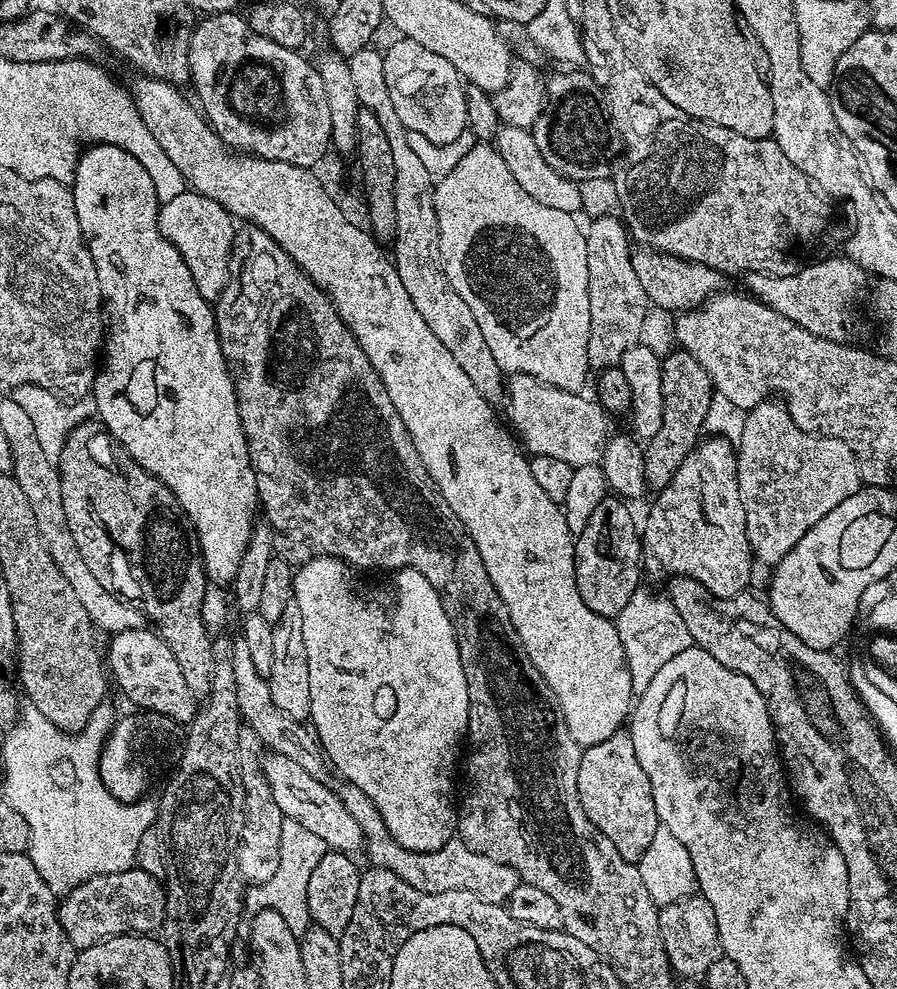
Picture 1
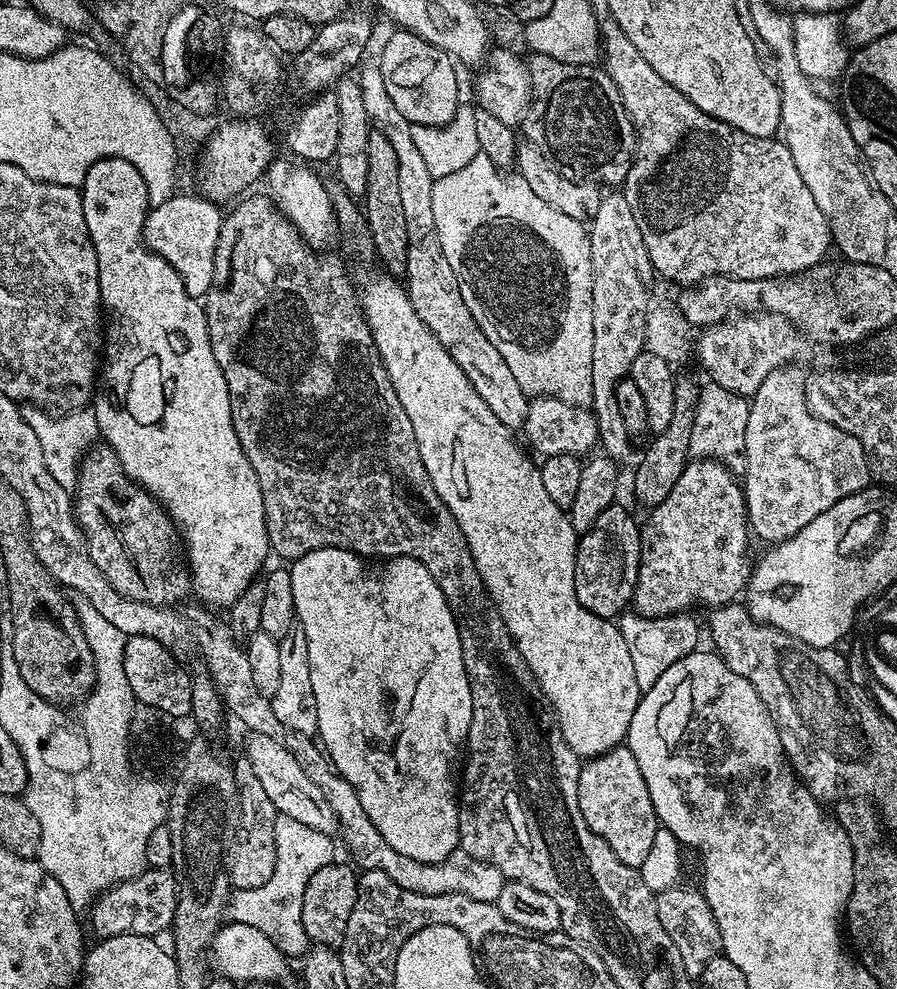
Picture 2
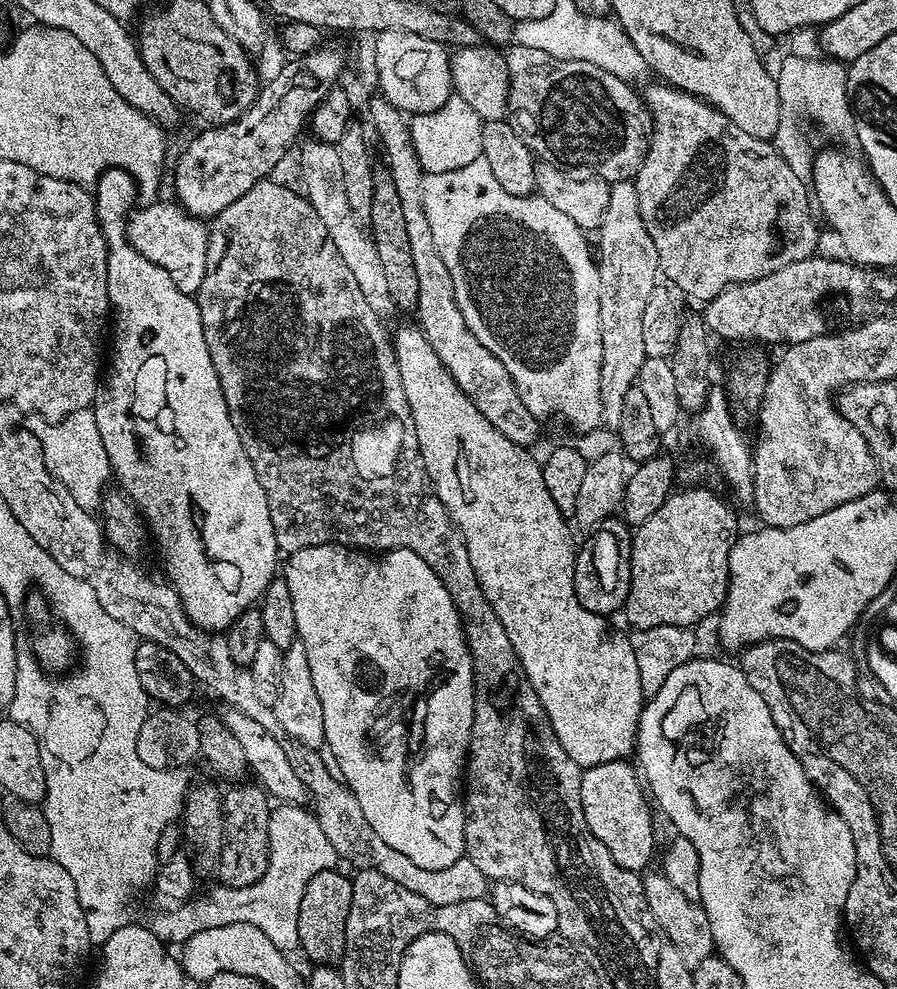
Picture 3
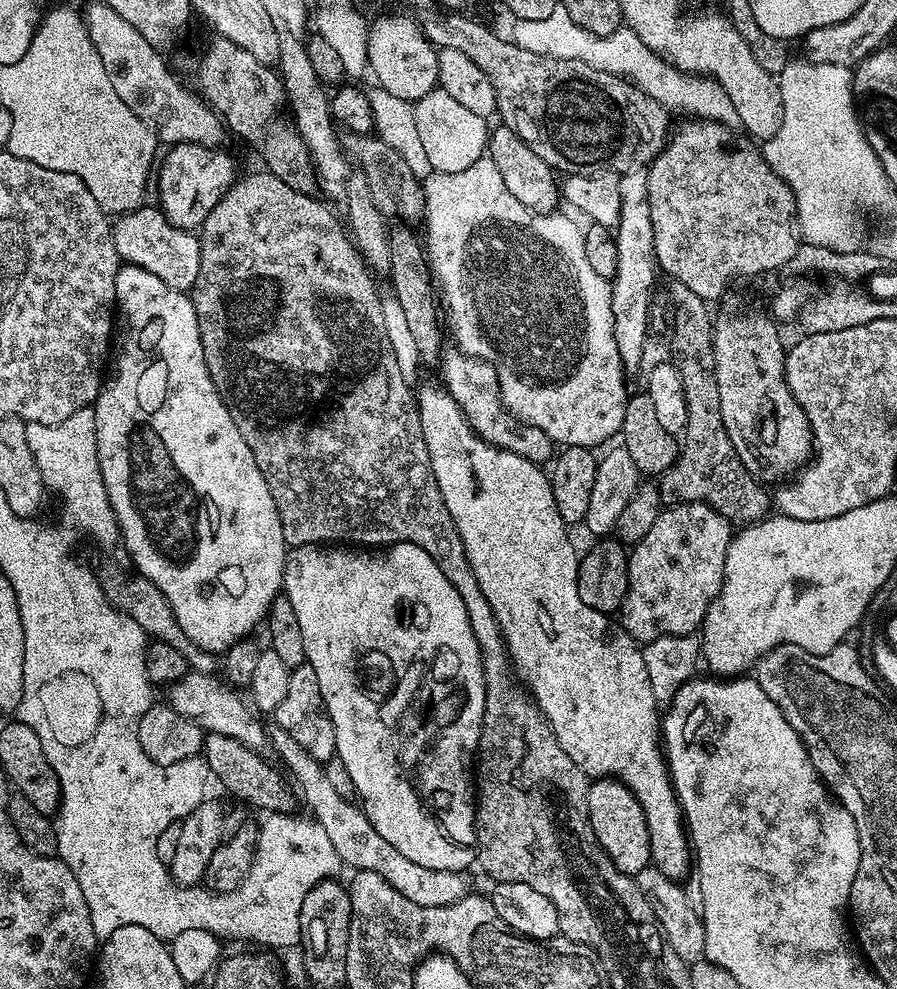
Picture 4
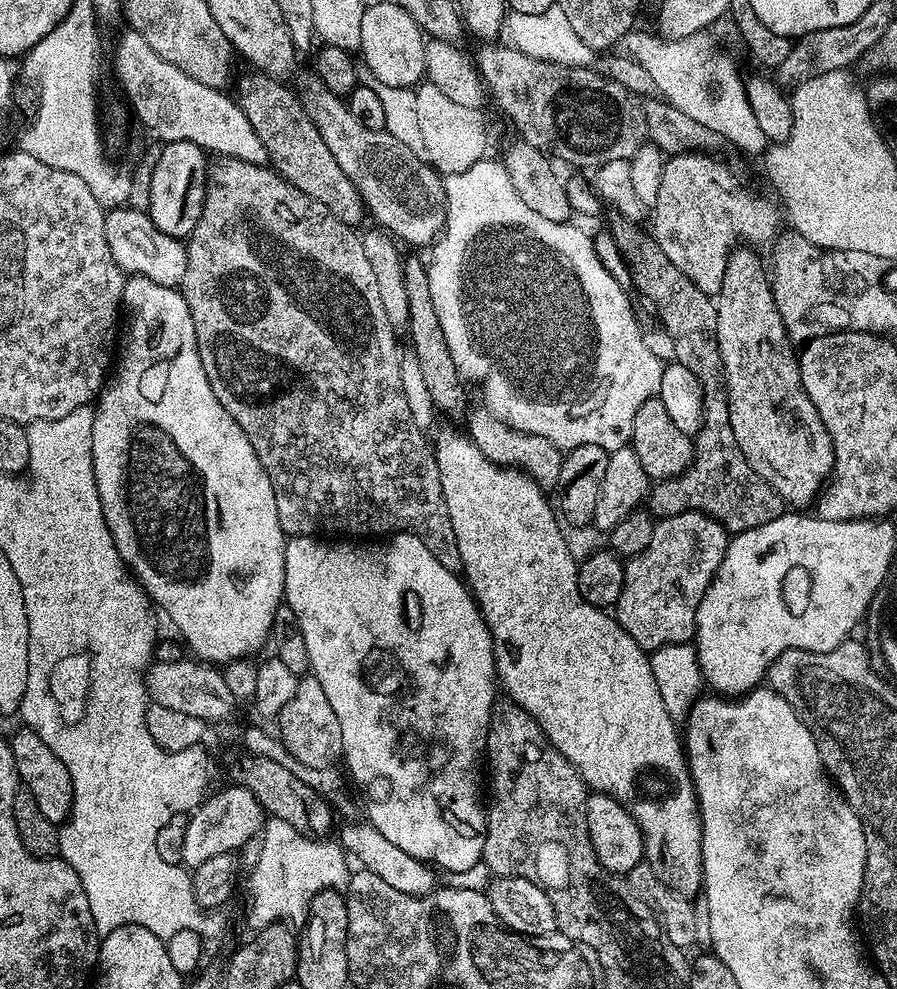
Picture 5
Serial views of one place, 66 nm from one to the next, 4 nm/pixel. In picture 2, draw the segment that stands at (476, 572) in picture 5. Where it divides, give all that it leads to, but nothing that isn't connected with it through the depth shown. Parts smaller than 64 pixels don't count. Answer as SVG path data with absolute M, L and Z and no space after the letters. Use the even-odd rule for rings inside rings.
M381 274L381 276L374 277L373 280L366 281L364 289L361 287L358 295L368 328L374 338L374 346L378 350L378 354L386 366L386 374L394 386L394 394L398 394L398 402L402 402L402 410L406 410L406 418L410 418L410 426L414 426L414 442L418 442L418 454L422 454L422 466L426 466L426 474L430 478L434 490L438 490L438 498L442 498L442 502L450 510L450 514L454 514L454 518L470 546L474 566L482 578L488 597L491 598L494 607L502 614L502 622L506 622L506 630L510 630L522 658L526 658L526 666L532 671L536 681L540 683L540 689L544 692L544 696L556 714L556 723L562 730L562 738L566 738L570 750L574 750L576 755L581 758L601 756L604 752L609 752L611 748L621 747L625 743L628 723L630 718L634 718L634 710L638 706L642 693L634 674L634 661L630 659L630 646L626 642L626 638L622 638L619 627L611 619L586 610L582 606L582 602L578 602L578 594L574 590L578 533L574 530L567 511L560 508L558 502L553 502L550 493L544 489L542 474L537 461L532 461L520 449L519 442L512 437L515 436L513 429L502 426L502 422L498 422L494 410L490 410L490 406L486 406L486 402L482 402L482 394L478 394L478 390L474 390L474 386L470 386L470 378L466 378L466 374L462 374L462 366L458 366L458 362L454 362L454 358L450 358L446 346L442 346L442 342L438 342L438 338L434 338L430 326L426 326L426 322L422 322L422 318L418 318L418 310L414 310L414 306L410 302L407 287L397 277Z

